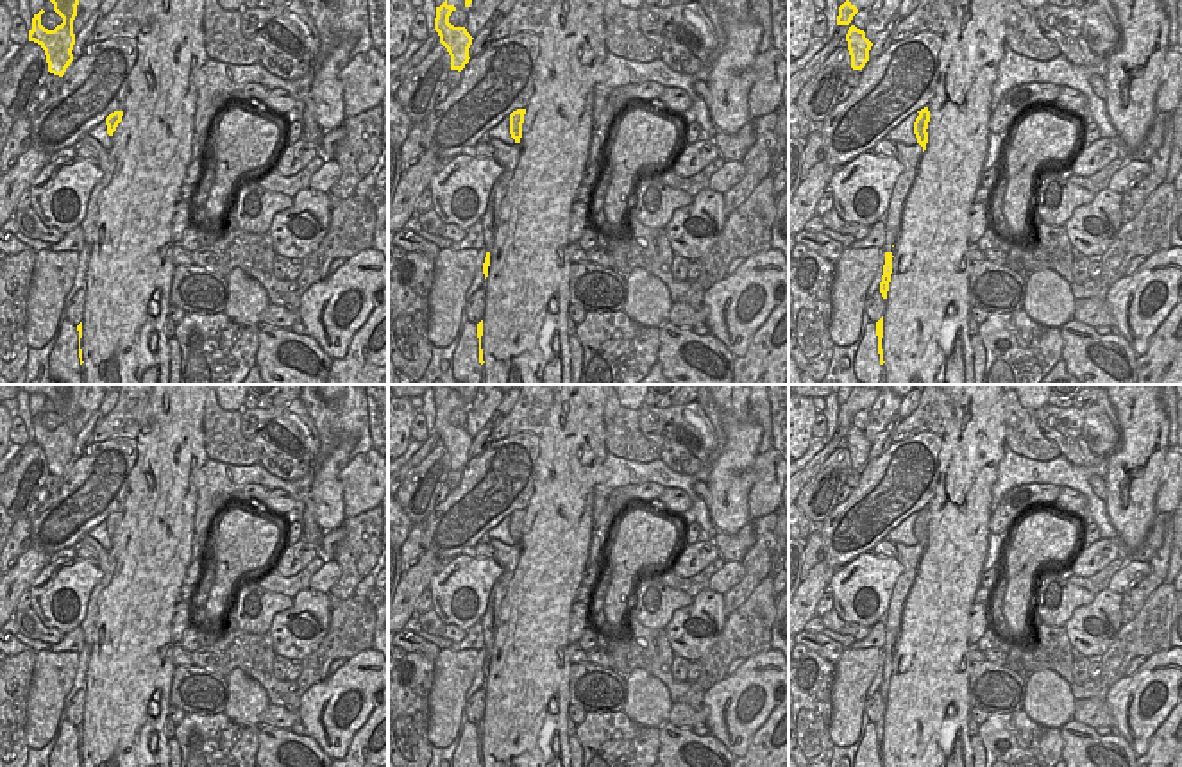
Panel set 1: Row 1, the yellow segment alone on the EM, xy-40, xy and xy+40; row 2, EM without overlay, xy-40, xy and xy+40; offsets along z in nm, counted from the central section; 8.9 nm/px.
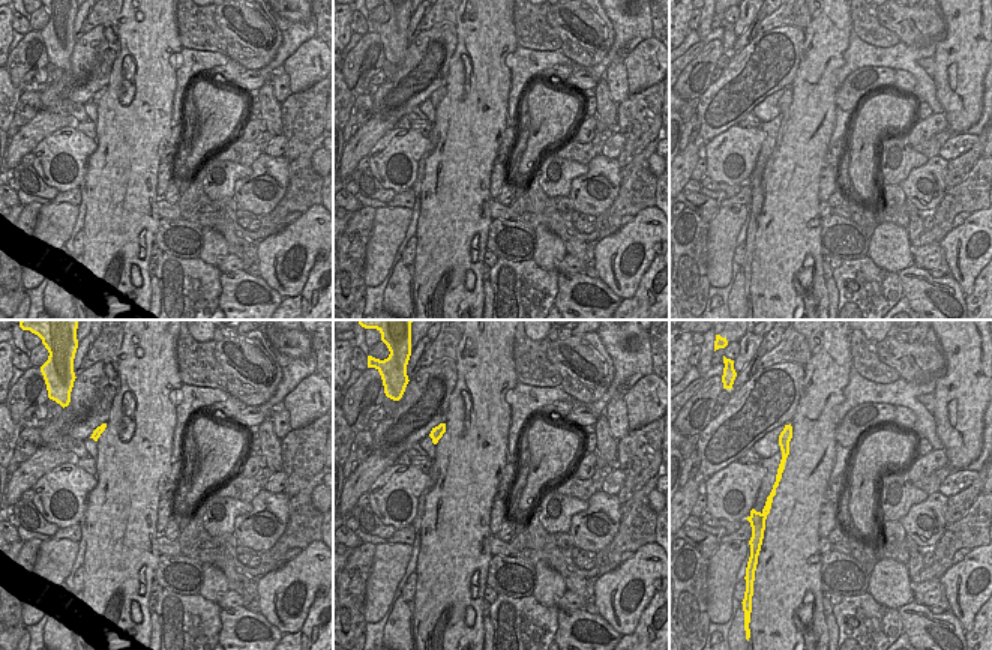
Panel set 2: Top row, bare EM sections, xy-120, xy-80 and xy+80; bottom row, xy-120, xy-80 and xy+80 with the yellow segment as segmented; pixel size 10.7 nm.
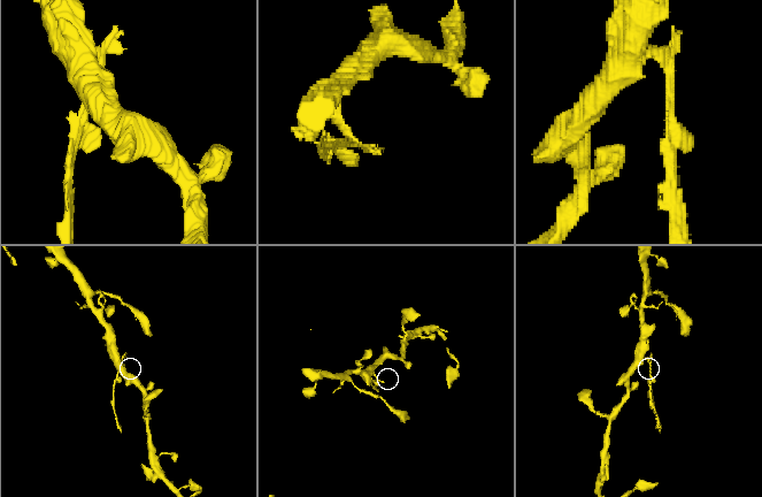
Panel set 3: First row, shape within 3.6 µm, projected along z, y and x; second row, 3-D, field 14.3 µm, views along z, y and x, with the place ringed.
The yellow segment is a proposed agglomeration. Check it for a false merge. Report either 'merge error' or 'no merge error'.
merge error

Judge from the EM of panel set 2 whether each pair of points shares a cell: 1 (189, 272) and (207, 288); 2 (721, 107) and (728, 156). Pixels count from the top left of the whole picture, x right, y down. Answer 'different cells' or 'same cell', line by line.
1: same cell
2: different cells

